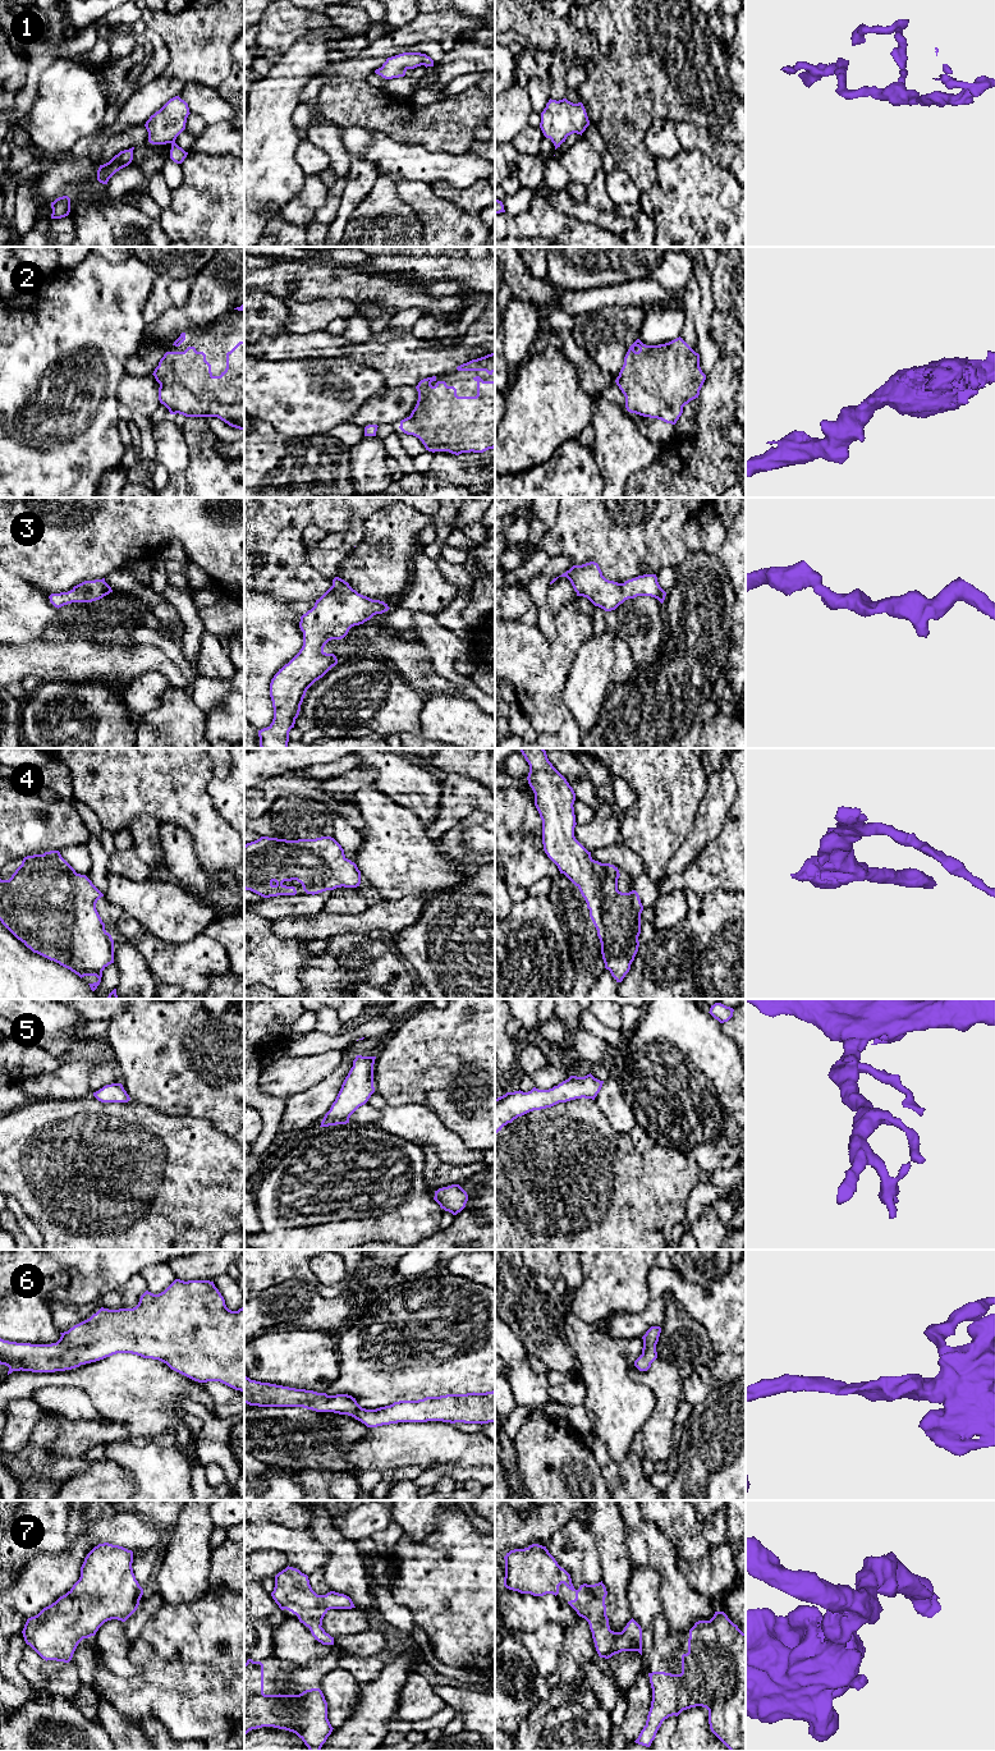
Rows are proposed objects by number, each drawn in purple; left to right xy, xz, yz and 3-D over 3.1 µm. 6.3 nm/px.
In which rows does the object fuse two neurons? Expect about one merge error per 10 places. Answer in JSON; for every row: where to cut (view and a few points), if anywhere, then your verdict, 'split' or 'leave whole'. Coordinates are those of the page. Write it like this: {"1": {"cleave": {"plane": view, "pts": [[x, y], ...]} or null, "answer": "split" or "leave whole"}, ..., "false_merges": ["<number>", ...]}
{"1": {"cleave": {"plane": "xz", "pts": [[422, 54], [423, 64]]}, "answer": "split"}, "2": {"cleave": null, "answer": "leave whole"}, "3": {"cleave": null, "answer": "leave whole"}, "4": {"cleave": null, "answer": "leave whole"}, "5": {"cleave": null, "answer": "leave whole"}, "6": {"cleave": null, "answer": "leave whole"}, "7": {"cleave": null, "answer": "leave whole"}, "false_merges": ["1"]}

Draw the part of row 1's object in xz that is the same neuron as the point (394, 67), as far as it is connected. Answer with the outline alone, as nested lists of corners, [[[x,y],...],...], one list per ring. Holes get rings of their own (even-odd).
[[[403,52],[391,58],[388,58],[381,68],[375,73],[385,79],[393,79],[404,77],[408,69],[414,69],[423,65],[423,54],[421,52]]]

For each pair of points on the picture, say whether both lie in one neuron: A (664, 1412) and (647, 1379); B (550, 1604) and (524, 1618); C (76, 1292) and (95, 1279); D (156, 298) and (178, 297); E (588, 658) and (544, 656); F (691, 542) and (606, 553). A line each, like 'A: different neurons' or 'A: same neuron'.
A: same neuron
B: same neuron
C: same neuron
D: different neurons
E: different neurons
F: different neurons

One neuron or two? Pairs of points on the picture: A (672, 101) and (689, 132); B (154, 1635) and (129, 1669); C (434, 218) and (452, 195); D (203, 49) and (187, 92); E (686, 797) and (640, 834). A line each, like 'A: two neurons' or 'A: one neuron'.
A: two neurons
B: two neurons
C: two neurons
D: two neurons
E: one neuron

